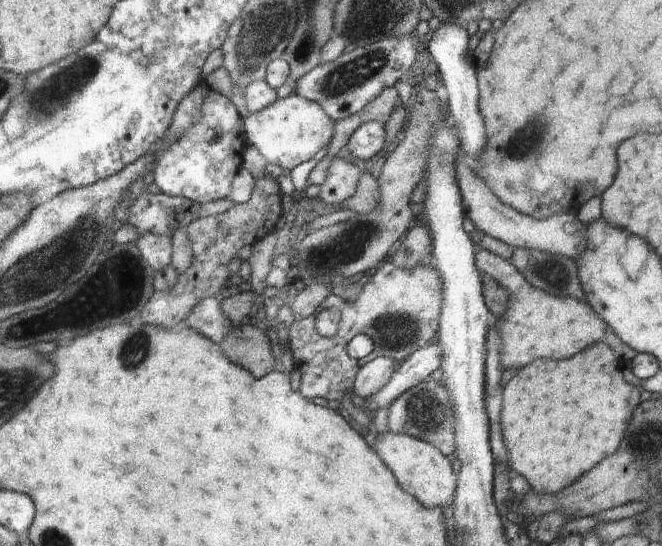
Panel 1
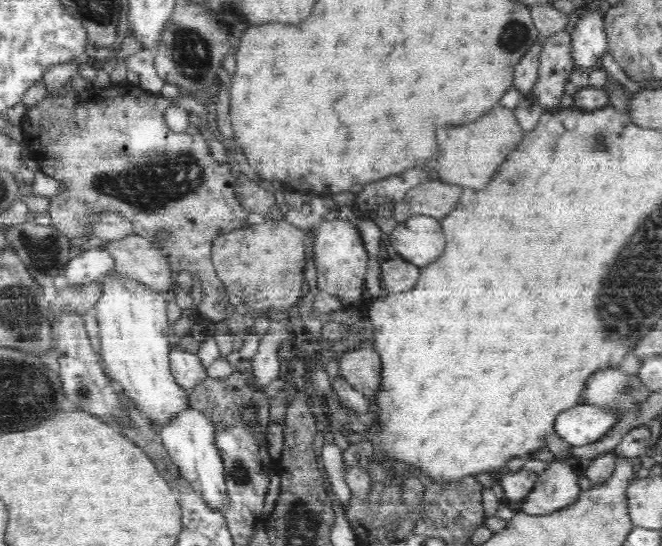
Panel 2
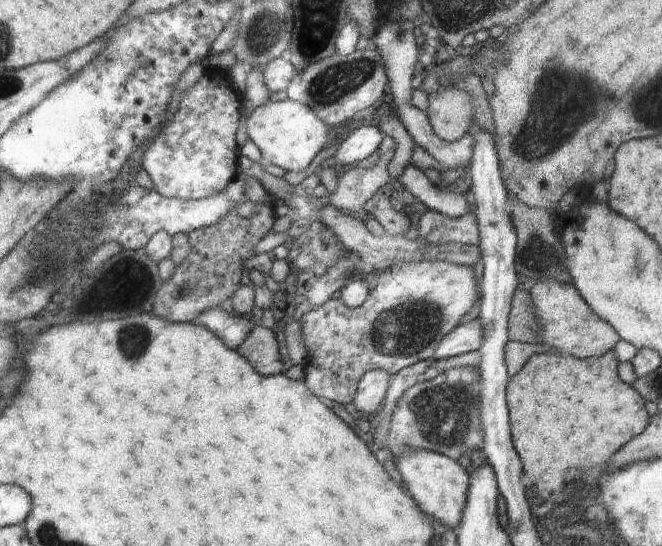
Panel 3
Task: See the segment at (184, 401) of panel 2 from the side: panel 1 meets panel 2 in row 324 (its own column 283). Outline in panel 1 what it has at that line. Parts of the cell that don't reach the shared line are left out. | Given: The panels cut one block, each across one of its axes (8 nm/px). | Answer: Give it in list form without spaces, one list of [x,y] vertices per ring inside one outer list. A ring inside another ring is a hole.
[[[296,94],[278,97],[246,118],[247,139],[270,164],[278,164],[283,170],[292,171],[304,160],[310,160],[322,146],[328,146],[334,131],[334,122],[321,105]]]

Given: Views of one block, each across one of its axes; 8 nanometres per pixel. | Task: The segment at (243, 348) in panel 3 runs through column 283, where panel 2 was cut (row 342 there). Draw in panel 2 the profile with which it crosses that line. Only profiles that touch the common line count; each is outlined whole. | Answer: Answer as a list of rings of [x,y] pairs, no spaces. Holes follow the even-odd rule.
[[[364,342],[358,350],[350,350],[338,356],[340,373],[353,387],[360,391],[369,404],[372,404],[373,393],[378,390],[381,380],[381,358],[374,352],[373,344]]]

